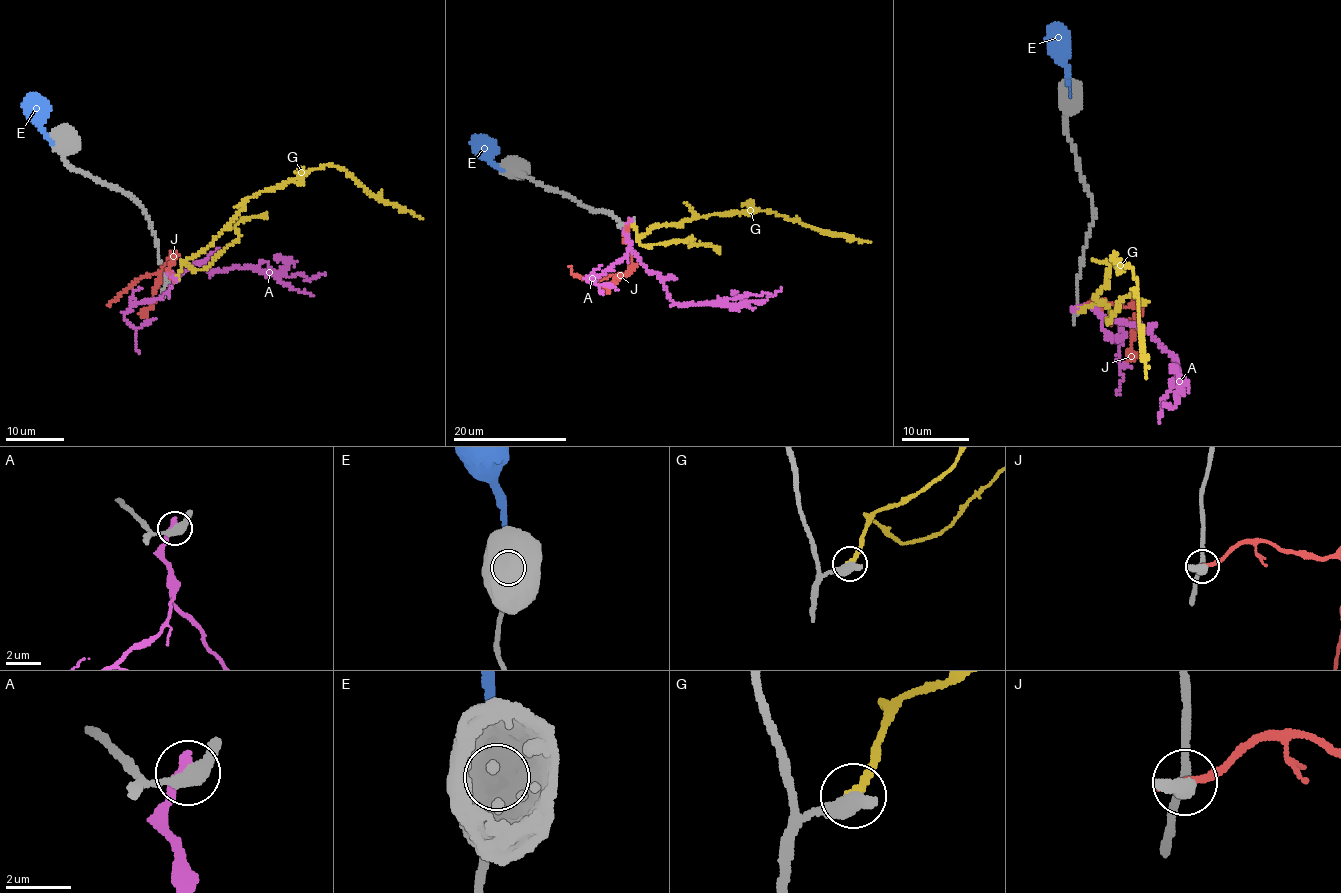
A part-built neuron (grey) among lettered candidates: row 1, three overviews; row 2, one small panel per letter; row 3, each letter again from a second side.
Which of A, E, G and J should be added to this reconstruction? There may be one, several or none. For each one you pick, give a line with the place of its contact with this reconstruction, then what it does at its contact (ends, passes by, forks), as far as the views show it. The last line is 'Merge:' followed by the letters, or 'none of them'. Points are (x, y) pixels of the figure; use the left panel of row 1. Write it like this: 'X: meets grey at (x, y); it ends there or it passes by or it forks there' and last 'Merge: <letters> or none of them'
G: meets grey at (176, 278); it ends there
Merge: G

